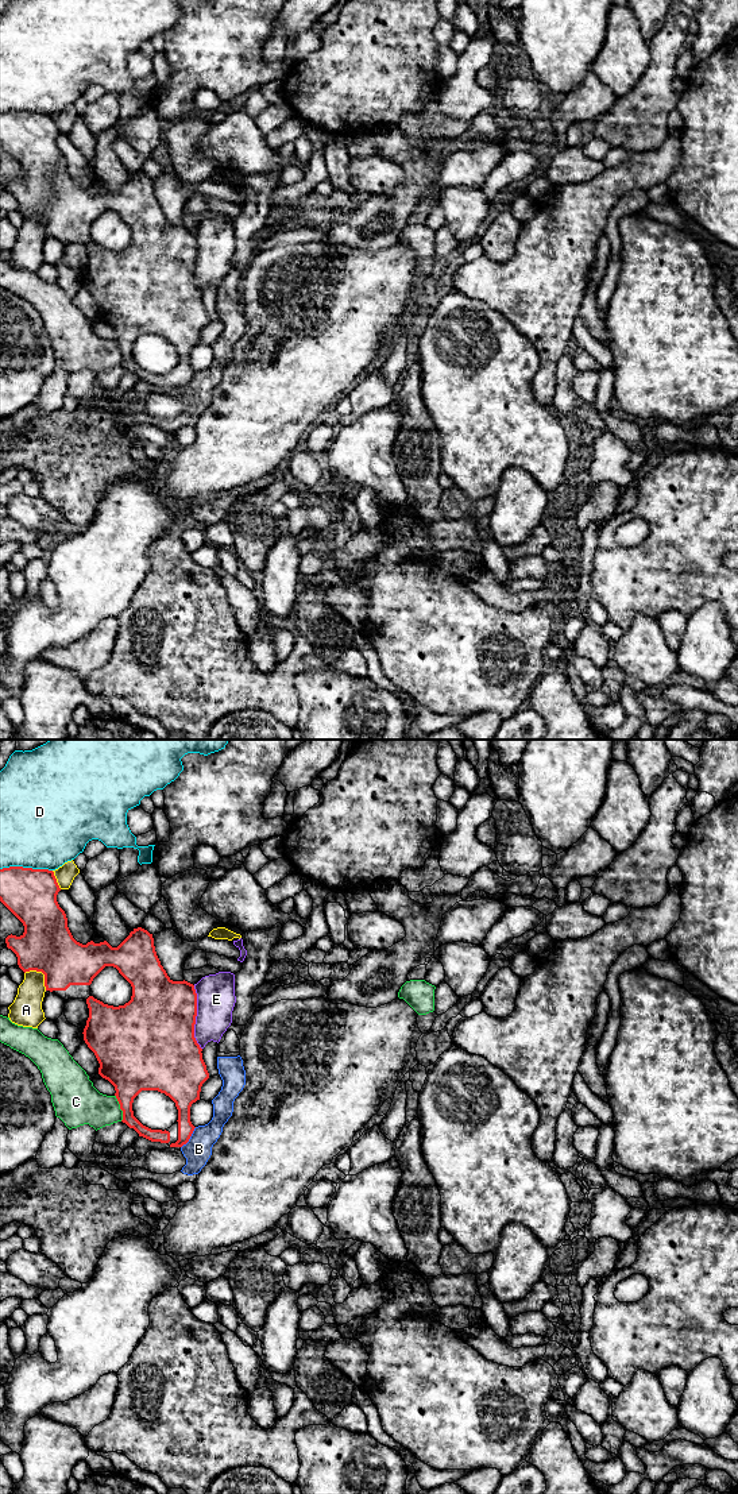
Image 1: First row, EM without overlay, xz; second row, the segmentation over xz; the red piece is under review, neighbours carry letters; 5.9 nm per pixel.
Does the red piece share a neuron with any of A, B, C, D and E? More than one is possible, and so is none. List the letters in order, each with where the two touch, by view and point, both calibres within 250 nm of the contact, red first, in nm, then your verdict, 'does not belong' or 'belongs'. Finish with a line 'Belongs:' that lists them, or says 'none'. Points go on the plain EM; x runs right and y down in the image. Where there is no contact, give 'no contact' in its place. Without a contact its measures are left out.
A: contact xz (42, 216); calibres 320 and 190 nm; does not belong
B: contact xz (189, 382); calibres 120 and 160 nm; does not belong
C: contact xz (120, 352); calibres 300 and 260 nm; does not belong
D: contact xz (26, 112); calibres 300 and 480 nm; does not belong
E: contact xz (194, 262); calibres 460 and 220 nm; does not belong
Belongs: none

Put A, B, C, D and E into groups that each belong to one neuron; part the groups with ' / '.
A / B / C / D / E

